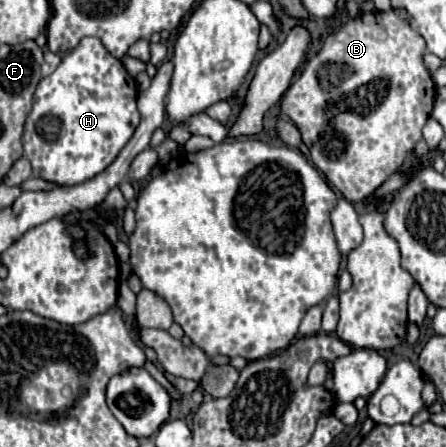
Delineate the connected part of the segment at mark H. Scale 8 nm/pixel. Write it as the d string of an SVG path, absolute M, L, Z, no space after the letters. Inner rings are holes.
M85 37L77 49L63 57L61 65L47 77L43 77L35 89L33 109L25 121L23 133L23 149L33 167L33 177L41 177L45 181L57 185L79 185L103 169L107 169L117 153L125 147L139 125L137 111L137 83L125 71L119 59L115 59L97 37Z

